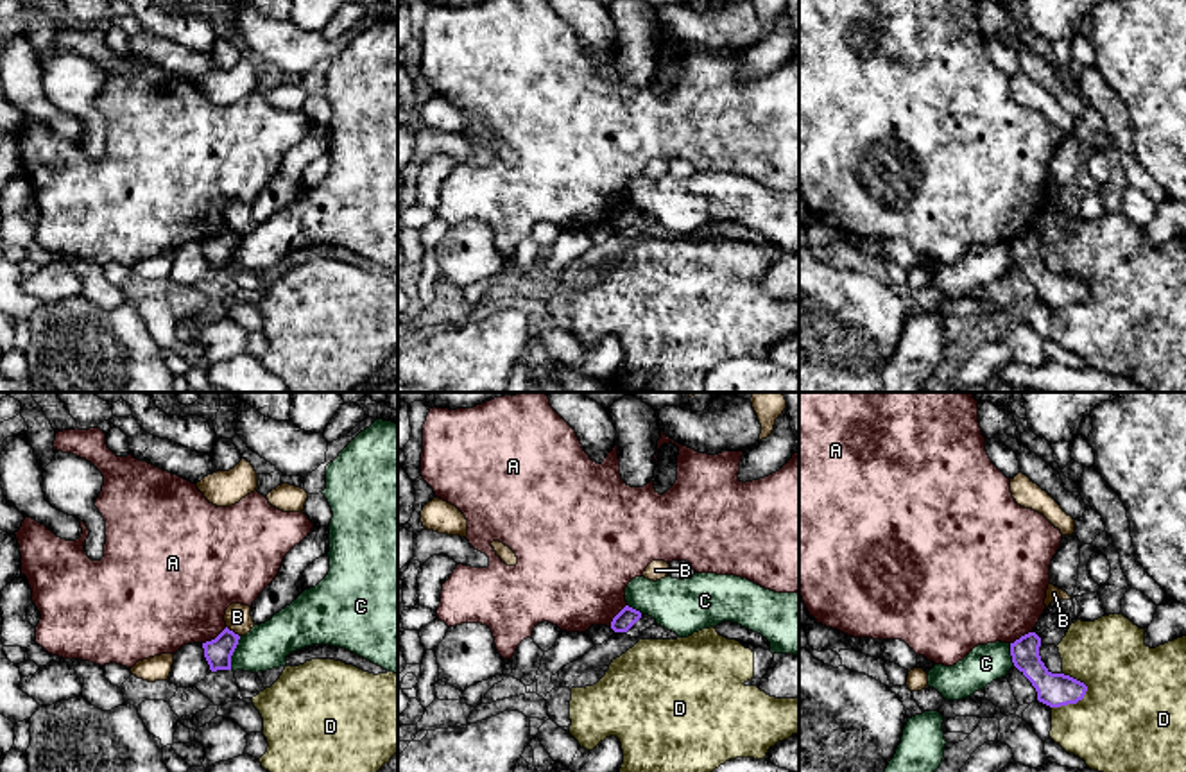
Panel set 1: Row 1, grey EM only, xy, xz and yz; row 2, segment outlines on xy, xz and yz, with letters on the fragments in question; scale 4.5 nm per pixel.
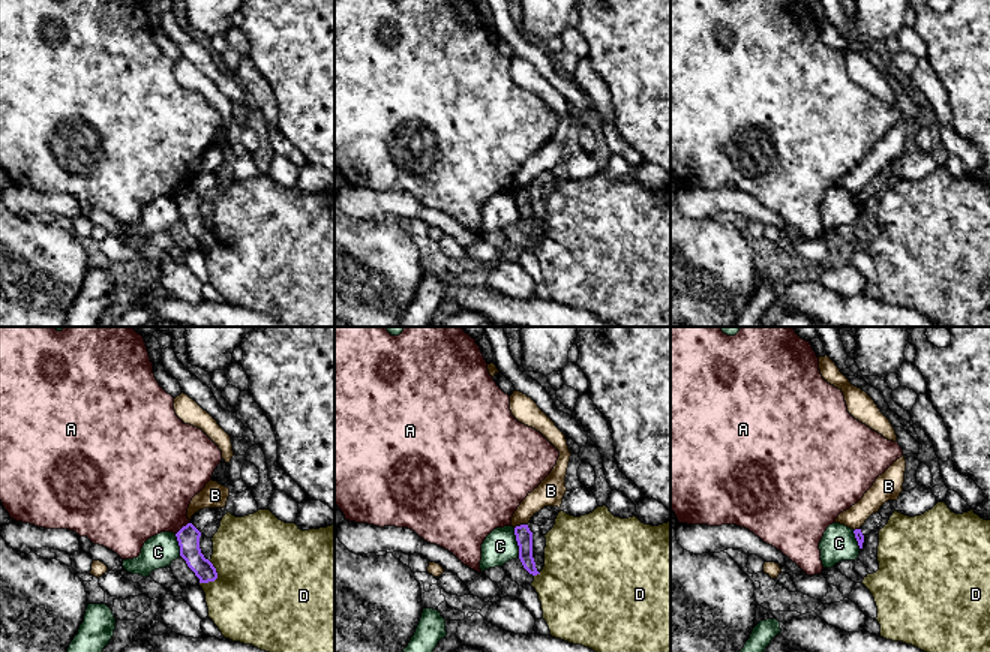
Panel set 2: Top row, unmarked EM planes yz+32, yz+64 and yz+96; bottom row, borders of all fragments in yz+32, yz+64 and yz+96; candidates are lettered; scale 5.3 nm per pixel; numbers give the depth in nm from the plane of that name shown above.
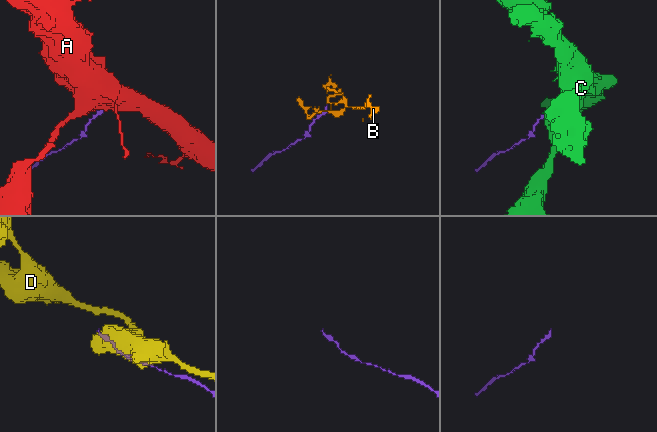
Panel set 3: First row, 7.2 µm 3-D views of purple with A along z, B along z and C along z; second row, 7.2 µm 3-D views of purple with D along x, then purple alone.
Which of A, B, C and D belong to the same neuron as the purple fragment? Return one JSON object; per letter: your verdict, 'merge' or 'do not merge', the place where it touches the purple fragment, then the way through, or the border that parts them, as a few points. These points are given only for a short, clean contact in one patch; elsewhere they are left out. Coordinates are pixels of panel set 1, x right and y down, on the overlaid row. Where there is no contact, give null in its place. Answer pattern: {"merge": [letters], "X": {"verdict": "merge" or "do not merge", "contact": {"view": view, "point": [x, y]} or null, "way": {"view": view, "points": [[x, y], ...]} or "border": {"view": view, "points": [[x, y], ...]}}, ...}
{"merge": [], "A": {"verdict": "do not merge", "contact": {"view": "xy", "point": [215, 638]}, "border": {"view": "xy", "points": [[226, 627], [203, 643]]}}, "B": {"verdict": "do not merge", "contact": {"view": "xy", "point": [232, 631]}, "border": {"view": "xy", "points": [[226, 626], [239, 636]]}}, "C": {"verdict": "do not merge", "contact": {"view": "xy", "point": [233, 651]}}, "D": {"verdict": "do not merge", "contact": {"view": "yz", "point": [1072, 703]}}}

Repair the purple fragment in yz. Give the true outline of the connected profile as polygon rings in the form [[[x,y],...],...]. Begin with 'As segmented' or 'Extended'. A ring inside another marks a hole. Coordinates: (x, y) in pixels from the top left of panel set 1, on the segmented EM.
As segmented. [[[1028,632],[1010,643],[1012,663],[1032,682],[1037,700],[1050,708],[1082,700],[1087,686],[1070,675],[1052,673],[1041,661],[1039,647],[1041,638],[1036,632]]]

